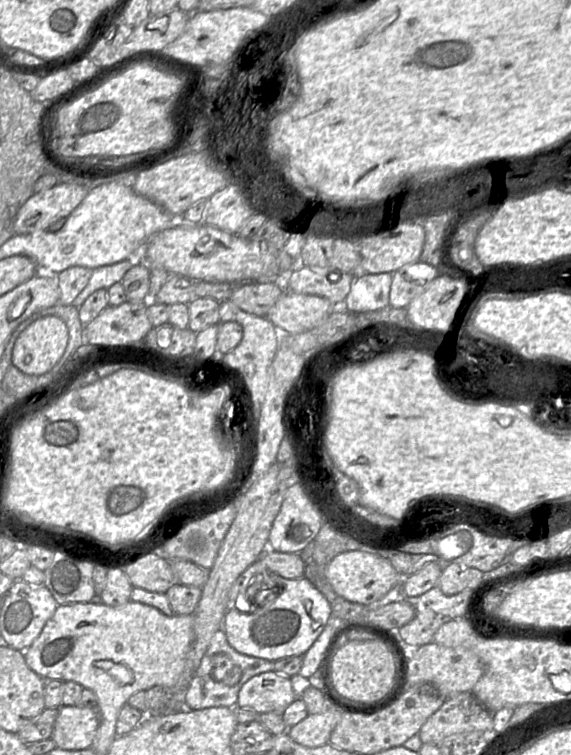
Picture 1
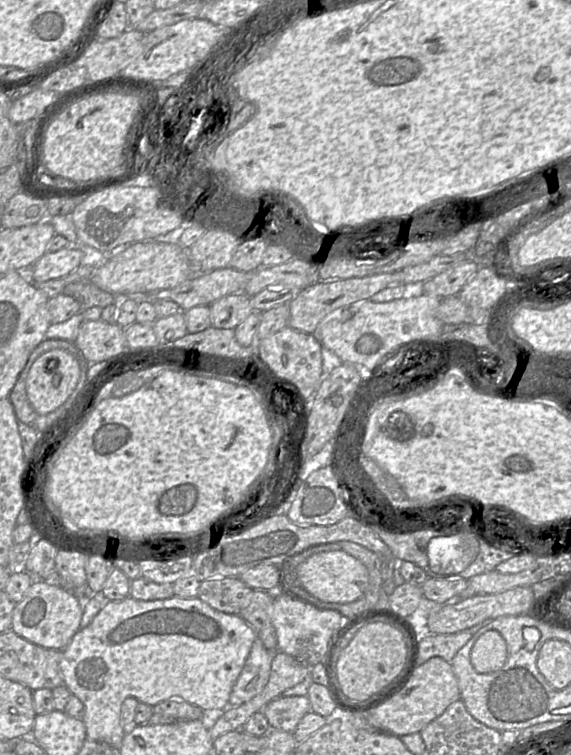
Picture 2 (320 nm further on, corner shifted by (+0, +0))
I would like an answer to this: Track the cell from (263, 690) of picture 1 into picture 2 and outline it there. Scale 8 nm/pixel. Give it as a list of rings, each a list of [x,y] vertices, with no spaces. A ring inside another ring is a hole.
[[[279,696],[270,701],[261,712],[271,730],[293,733],[300,720],[311,711],[308,696]]]

